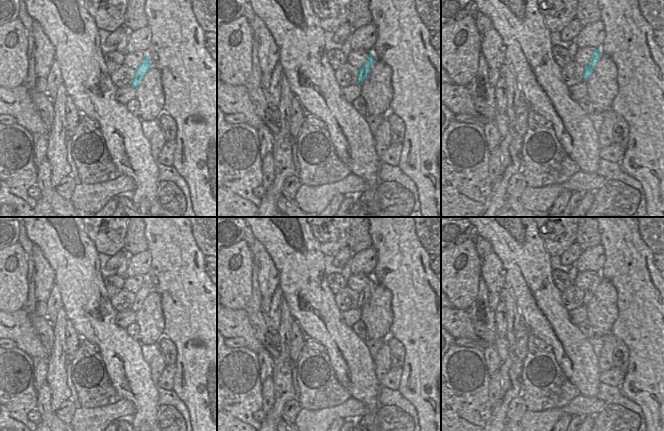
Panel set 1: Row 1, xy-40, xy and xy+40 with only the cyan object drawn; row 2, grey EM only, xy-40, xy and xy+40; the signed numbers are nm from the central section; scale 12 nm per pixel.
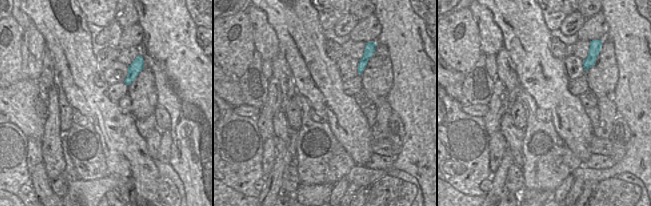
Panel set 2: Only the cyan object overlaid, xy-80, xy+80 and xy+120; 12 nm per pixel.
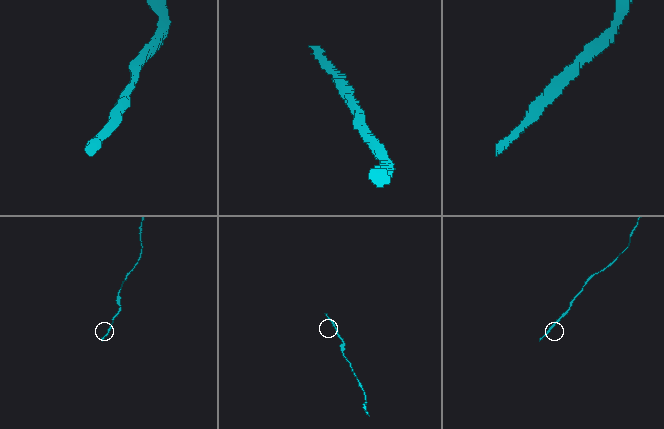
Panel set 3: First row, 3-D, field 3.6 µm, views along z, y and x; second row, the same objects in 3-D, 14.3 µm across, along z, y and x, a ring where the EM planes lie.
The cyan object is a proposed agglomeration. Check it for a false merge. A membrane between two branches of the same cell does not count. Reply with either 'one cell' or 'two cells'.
one cell

